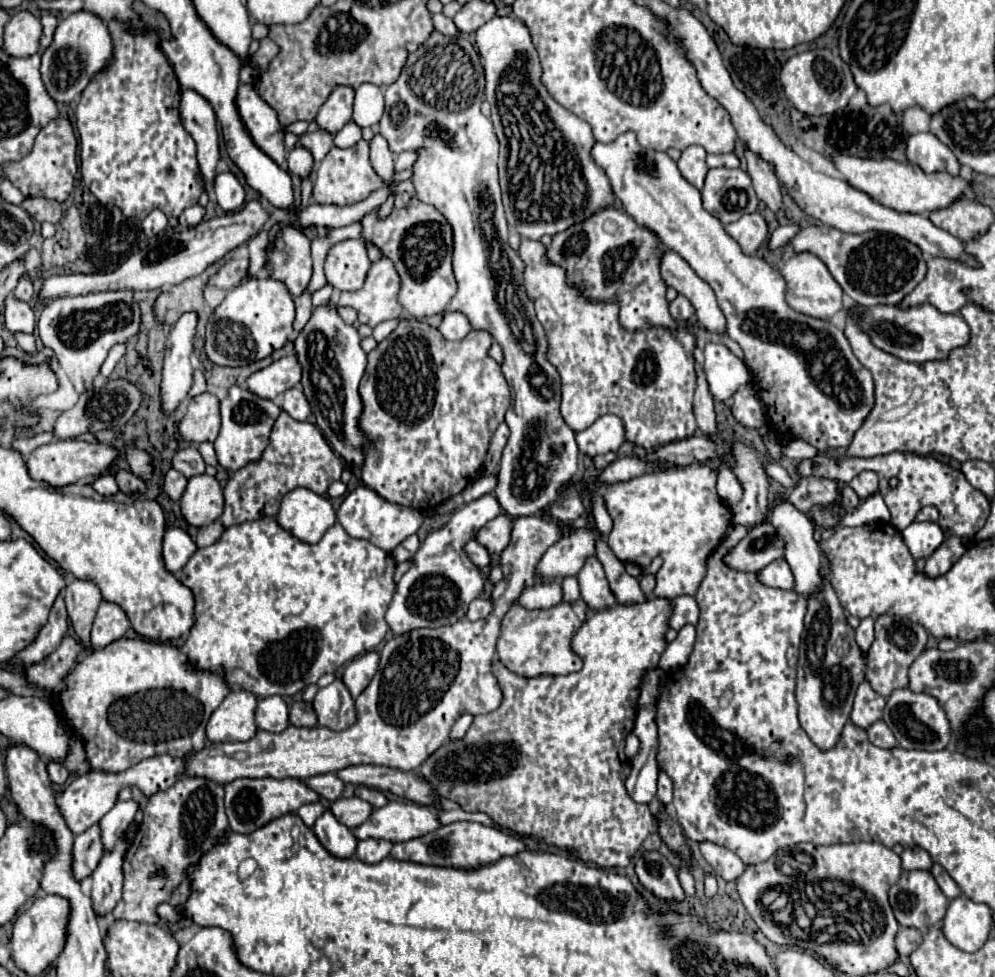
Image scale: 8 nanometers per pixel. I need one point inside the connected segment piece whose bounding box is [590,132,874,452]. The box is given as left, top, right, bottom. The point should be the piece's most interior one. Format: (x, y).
(814, 388)

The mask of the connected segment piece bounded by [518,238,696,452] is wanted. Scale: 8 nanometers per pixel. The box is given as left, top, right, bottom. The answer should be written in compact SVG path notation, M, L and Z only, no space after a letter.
M522 240L520 258L526 264L524 284L528 288L528 296L536 304L538 320L542 322L548 334L548 360L558 368L562 378L562 416L566 424L580 432L588 428L596 418L604 414L616 414L624 422L626 440L644 448L654 450L658 446L678 442L688 438L688 422L692 420L692 434L696 428L692 396L696 388L696 372L694 372L694 346L696 340L688 332L674 332L670 328L648 328L638 332L626 332L618 324L618 306L614 302L608 304L590 304L580 298L580 292L566 284L566 274L560 266L546 262L546 246L536 240Z

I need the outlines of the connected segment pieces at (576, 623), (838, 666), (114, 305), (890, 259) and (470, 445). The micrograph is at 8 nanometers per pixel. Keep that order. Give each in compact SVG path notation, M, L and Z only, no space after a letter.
M580 598L576 604L560 602L548 610L526 610L520 604L514 604L502 620L502 632L498 638L498 658L502 664L516 672L518 676L540 676L540 674L572 674L582 668L582 660L572 652L570 640L576 630L586 620L586 604Z
M824 566L822 568L824 586L816 596L808 598L808 612L804 620L798 678L796 678L800 726L806 730L810 740L822 750L828 750L838 742L844 724L850 720L856 688L864 680L866 670L864 654L854 640L854 630L846 624L844 610L826 574L828 568Z
M130 290L118 292L94 292L88 296L58 298L44 306L38 318L38 336L44 346L50 346L72 380L78 394L94 386L94 378L100 372L108 350L116 342L128 342L140 328L140 308Z
M806 226L792 238L794 252L816 254L830 270L840 288L862 306L902 302L926 276L926 260L916 244L888 232L846 234L830 226Z
M402 318L396 330L368 352L368 366L358 388L364 406L358 426L370 440L366 460L360 468L362 482L368 488L376 490L388 502L426 512L460 494L480 478L490 438L510 408L506 378L502 376L500 364L488 354L492 342L494 338L486 330L470 330L466 338L450 342L426 322Z

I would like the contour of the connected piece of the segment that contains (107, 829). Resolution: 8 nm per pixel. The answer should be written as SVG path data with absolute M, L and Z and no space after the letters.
M134 800L116 802L114 808L110 812L106 812L106 816L102 816L98 826L102 832L104 852L110 852L114 848L114 844L124 836L128 824L134 820L136 810L138 810L138 804Z

